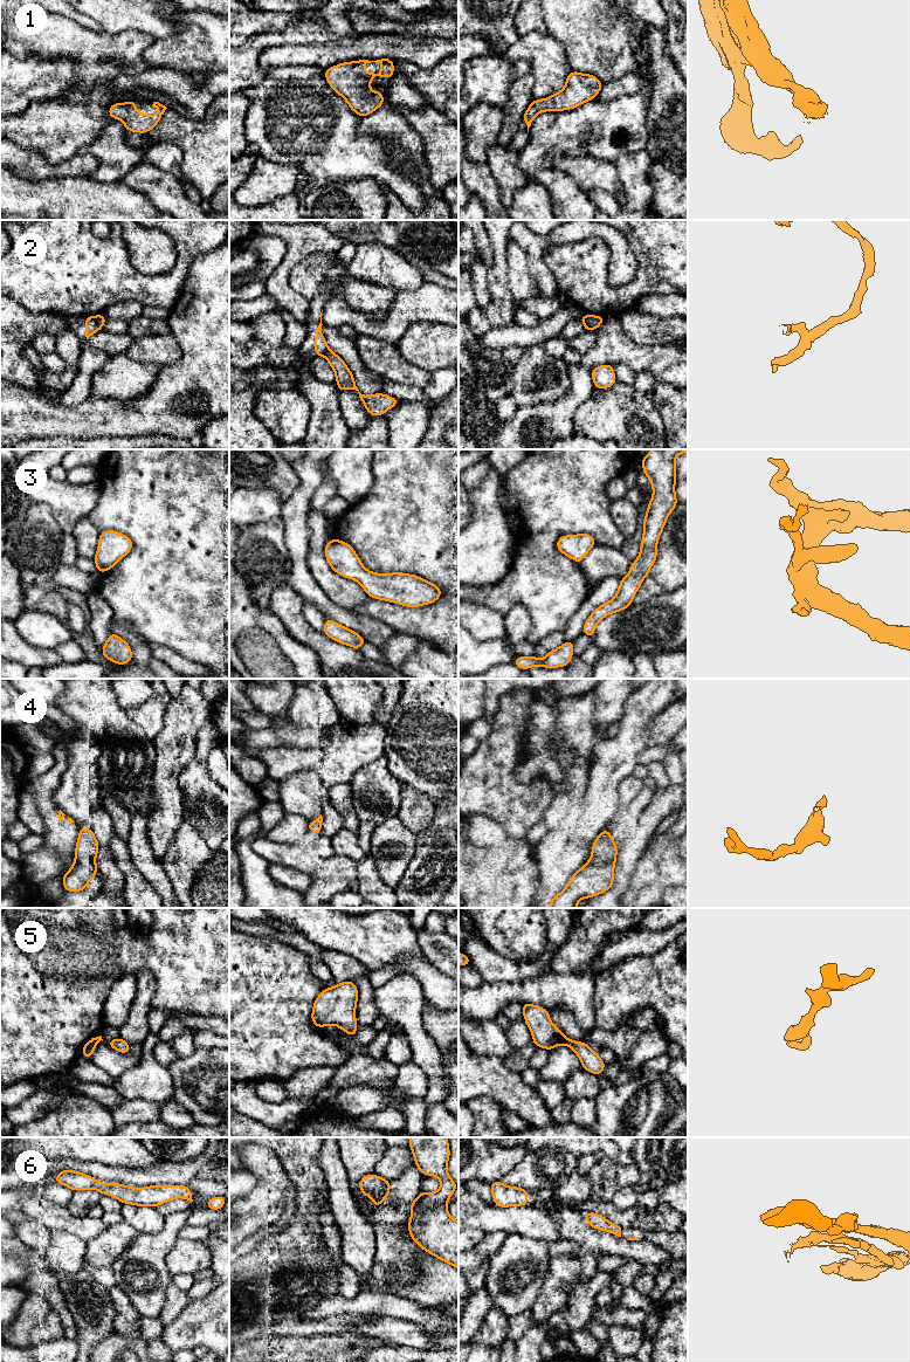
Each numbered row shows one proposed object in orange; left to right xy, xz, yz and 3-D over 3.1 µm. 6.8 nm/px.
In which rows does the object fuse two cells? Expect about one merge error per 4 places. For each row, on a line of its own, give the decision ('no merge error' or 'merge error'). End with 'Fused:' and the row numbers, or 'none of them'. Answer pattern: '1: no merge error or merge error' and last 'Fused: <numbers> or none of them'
1: no merge error
2: merge error
3: no merge error
4: merge error
5: no merge error
6: no merge error
Fused: 2, 4

